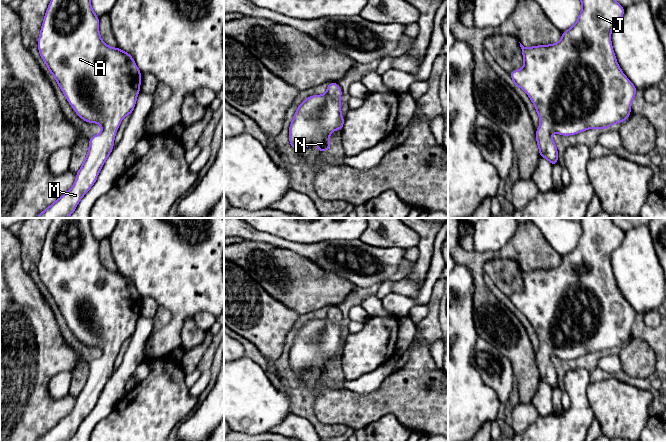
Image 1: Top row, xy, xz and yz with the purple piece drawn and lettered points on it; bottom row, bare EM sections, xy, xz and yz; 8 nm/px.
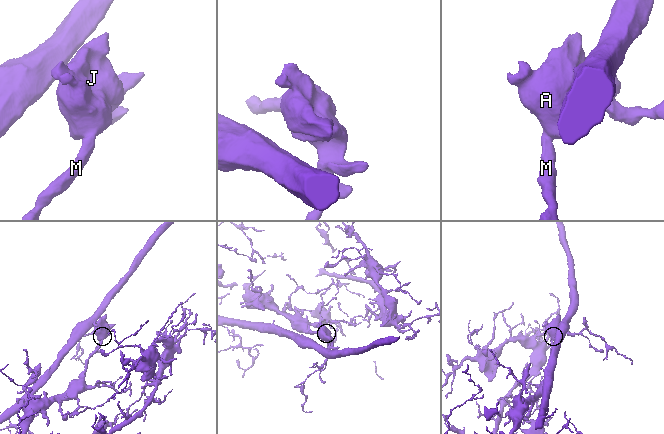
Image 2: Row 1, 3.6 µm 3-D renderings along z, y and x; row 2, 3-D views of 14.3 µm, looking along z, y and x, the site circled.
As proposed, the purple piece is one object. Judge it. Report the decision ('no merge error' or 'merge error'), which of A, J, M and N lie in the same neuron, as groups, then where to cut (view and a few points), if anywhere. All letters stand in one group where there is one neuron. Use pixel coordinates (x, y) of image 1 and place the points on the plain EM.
no merge error; groups A J M N; cut none

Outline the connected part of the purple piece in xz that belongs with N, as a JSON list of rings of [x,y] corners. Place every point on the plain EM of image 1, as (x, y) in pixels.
[[[329,306],[327,316],[324,319],[312,319],[306,322],[296,334],[289,349],[289,366],[296,376],[302,376],[309,368],[315,368],[320,377],[332,373],[329,367],[329,359],[336,353],[343,354],[344,343],[341,340],[342,313],[337,306]]]

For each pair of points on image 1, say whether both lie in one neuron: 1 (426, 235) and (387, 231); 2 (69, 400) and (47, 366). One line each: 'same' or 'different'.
1: different
2: same

